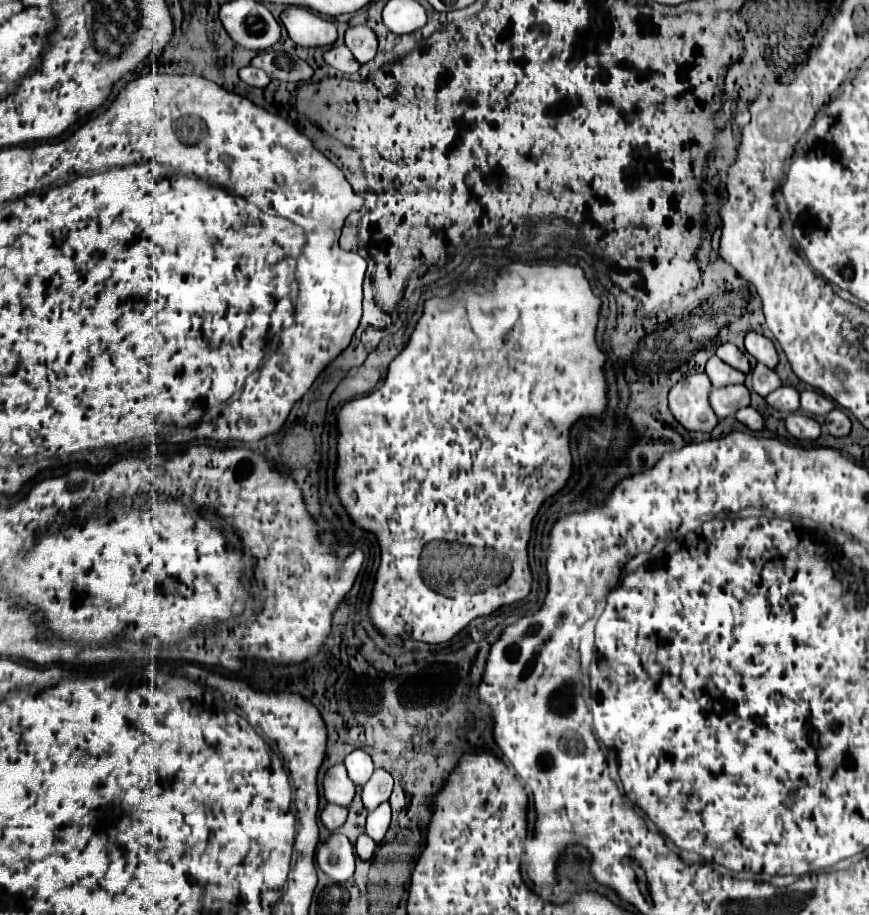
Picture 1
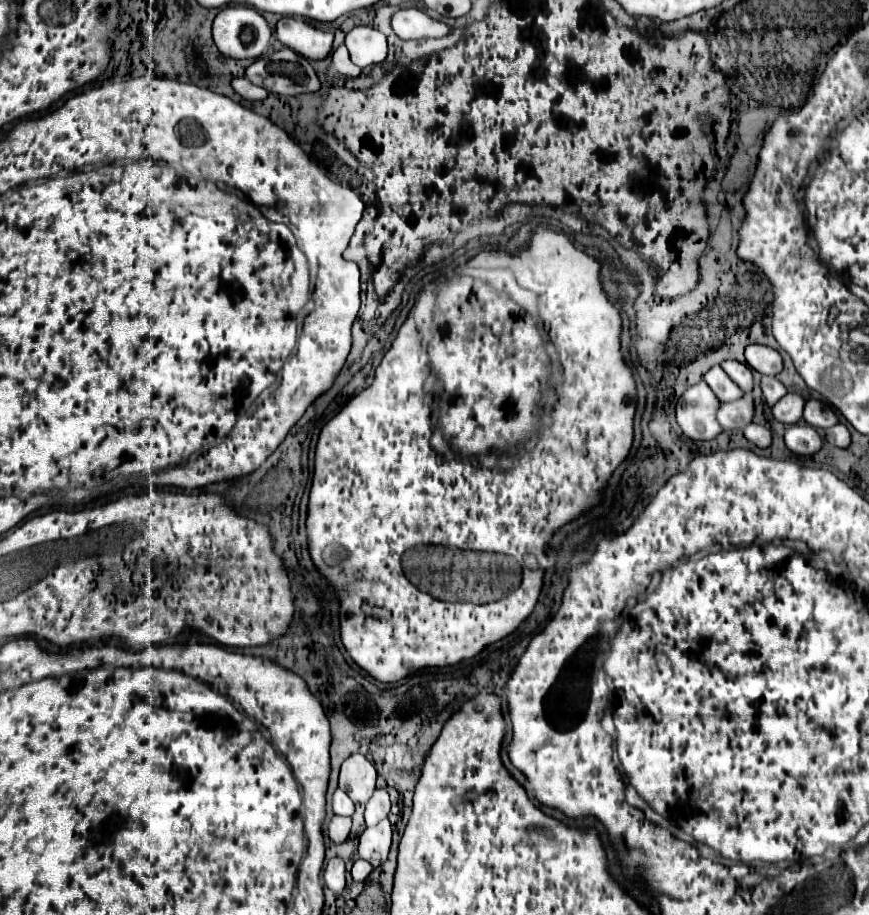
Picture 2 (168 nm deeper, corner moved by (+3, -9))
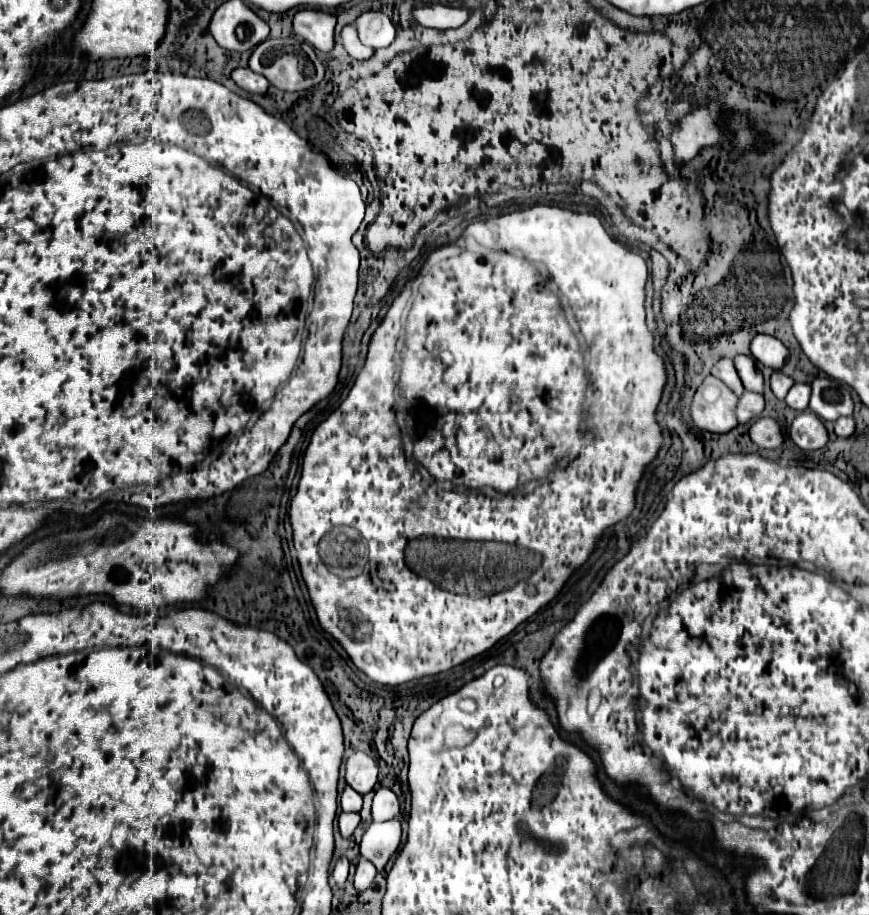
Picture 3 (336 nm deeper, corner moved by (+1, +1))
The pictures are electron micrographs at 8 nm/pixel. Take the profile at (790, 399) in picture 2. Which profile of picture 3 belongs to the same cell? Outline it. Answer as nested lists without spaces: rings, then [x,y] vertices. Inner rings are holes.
[[[795,383],[795,385],[791,387],[791,391],[787,393],[787,397],[785,397],[785,403],[787,403],[791,409],[805,411],[807,405],[809,405],[809,395],[811,395],[811,385]]]

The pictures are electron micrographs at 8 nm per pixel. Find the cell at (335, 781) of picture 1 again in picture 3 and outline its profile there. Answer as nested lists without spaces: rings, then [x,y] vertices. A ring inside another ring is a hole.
[[[345,787],[343,795],[341,795],[341,809],[343,811],[353,811],[353,813],[359,813],[361,811],[361,805],[363,805],[363,799],[357,791],[353,791],[351,787]]]

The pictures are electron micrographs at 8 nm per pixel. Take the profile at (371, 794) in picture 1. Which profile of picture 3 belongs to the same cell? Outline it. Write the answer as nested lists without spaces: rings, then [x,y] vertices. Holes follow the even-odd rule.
[[[379,787],[373,799],[373,821],[391,821],[399,815],[401,805],[389,787]]]

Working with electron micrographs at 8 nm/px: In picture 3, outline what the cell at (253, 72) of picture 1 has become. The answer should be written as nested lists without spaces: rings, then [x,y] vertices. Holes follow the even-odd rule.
[[[247,67],[247,69],[235,69],[235,71],[231,73],[231,77],[233,77],[233,81],[237,83],[237,87],[241,87],[241,89],[247,91],[247,93],[263,95],[263,93],[267,91],[267,87],[269,87],[269,83],[265,81],[265,77],[253,73],[249,67]]]

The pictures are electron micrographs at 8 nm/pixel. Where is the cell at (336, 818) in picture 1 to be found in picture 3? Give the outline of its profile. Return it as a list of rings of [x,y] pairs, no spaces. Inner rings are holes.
[[[341,813],[337,821],[339,821],[341,835],[343,837],[351,837],[353,831],[357,829],[357,825],[361,823],[361,817],[359,817],[359,813]]]

